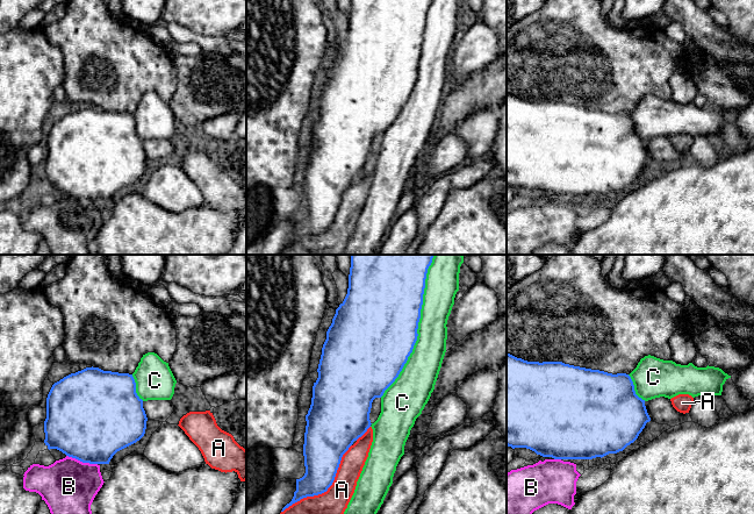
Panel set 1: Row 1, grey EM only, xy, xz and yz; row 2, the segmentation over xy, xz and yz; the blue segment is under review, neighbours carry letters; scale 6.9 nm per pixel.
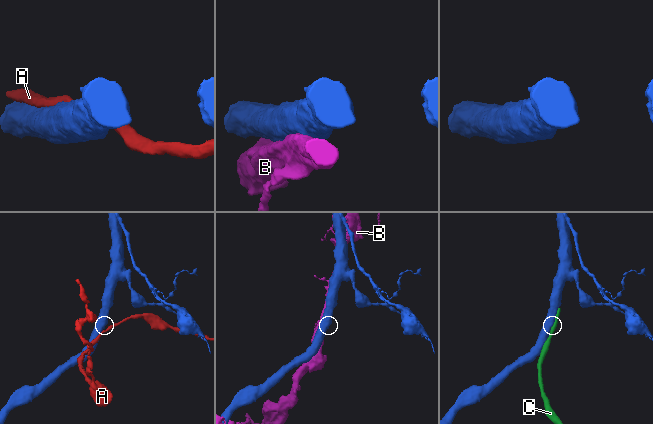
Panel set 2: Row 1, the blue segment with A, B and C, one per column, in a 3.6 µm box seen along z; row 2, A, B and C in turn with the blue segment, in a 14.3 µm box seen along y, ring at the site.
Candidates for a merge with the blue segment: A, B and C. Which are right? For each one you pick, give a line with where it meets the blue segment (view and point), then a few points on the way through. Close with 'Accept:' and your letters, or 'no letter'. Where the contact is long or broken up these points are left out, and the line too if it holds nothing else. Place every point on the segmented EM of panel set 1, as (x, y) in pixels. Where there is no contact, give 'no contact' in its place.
C: contact xz (417, 326)
Accept: C

